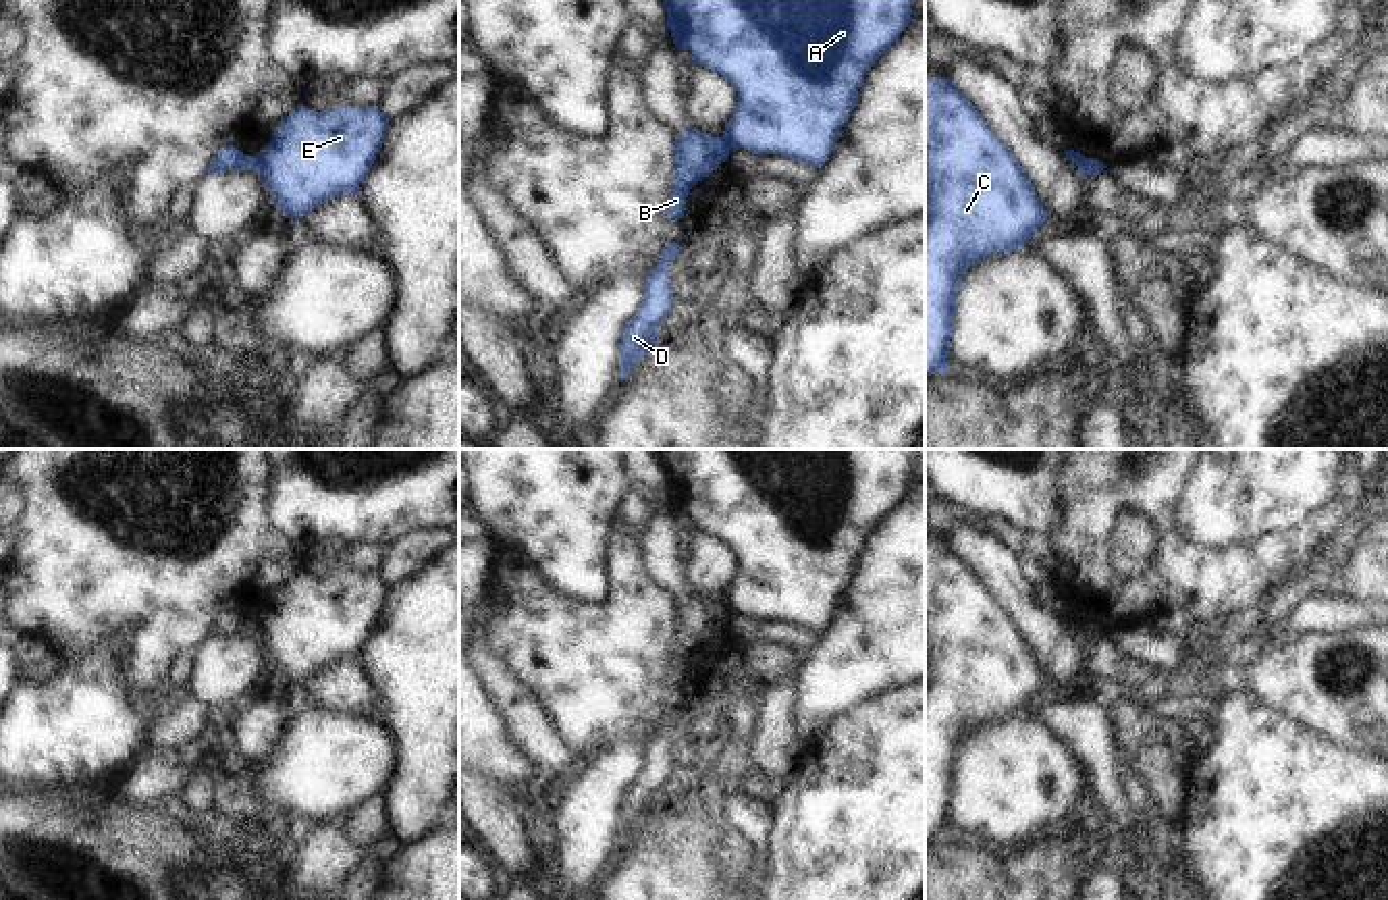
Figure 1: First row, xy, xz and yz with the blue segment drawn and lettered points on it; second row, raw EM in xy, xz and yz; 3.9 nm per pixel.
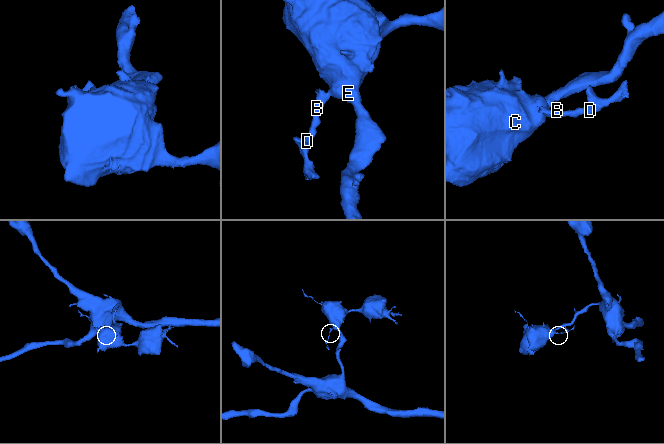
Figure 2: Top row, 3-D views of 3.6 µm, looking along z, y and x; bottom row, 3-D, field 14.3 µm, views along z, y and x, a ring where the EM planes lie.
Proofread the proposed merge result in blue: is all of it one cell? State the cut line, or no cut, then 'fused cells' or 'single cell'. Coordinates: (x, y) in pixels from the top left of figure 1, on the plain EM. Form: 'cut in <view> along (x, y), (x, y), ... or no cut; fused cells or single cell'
cut in xy along (252, 622), (260, 639); fused cells

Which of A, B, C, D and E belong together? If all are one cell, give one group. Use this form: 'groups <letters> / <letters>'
groups A C E / B D

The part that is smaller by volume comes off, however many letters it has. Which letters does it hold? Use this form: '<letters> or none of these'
B, D

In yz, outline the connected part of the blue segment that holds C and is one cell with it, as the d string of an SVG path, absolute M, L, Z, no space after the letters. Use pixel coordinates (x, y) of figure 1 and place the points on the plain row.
M925 540L925 840L950 838L962 740L983 723L1029 709L1049 680L1031 644L950 545Z

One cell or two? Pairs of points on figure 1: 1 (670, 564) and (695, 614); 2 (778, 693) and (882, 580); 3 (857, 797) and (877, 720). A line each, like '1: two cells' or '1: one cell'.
1: one cell
2: two cells
3: one cell

